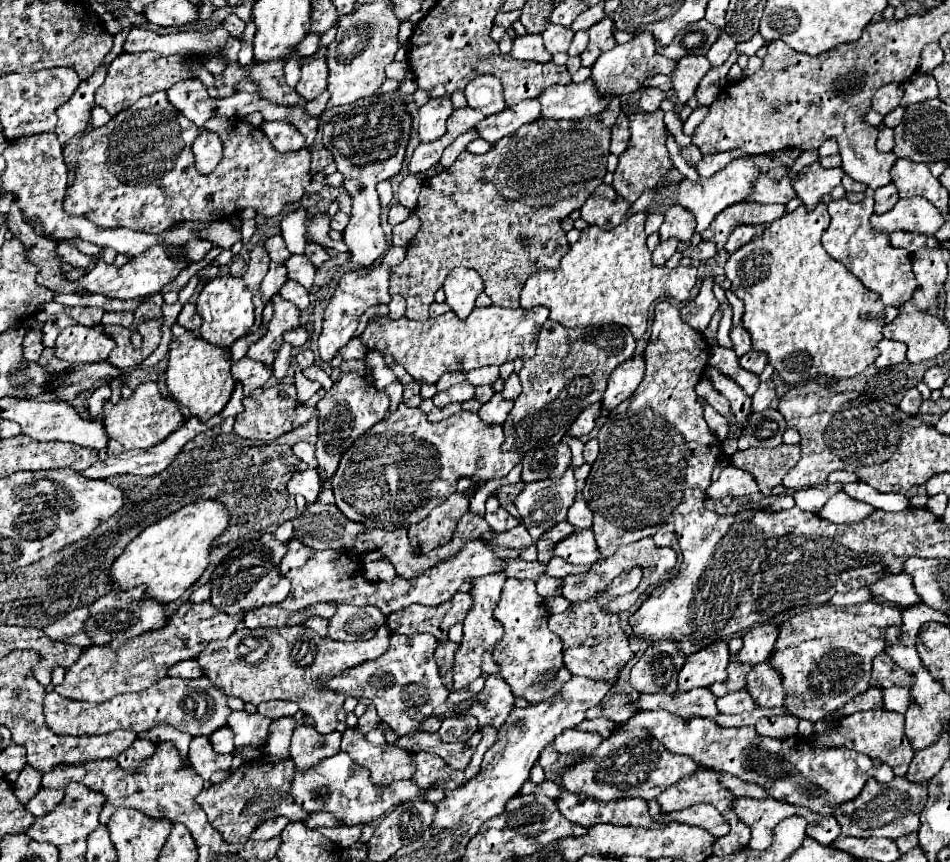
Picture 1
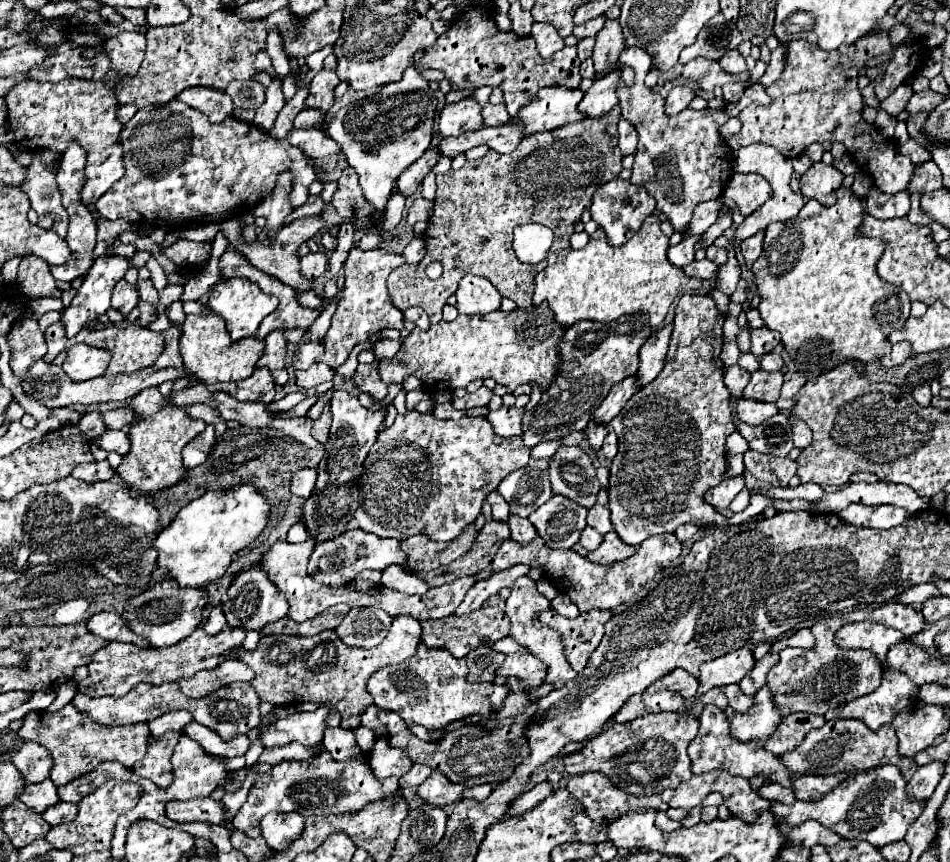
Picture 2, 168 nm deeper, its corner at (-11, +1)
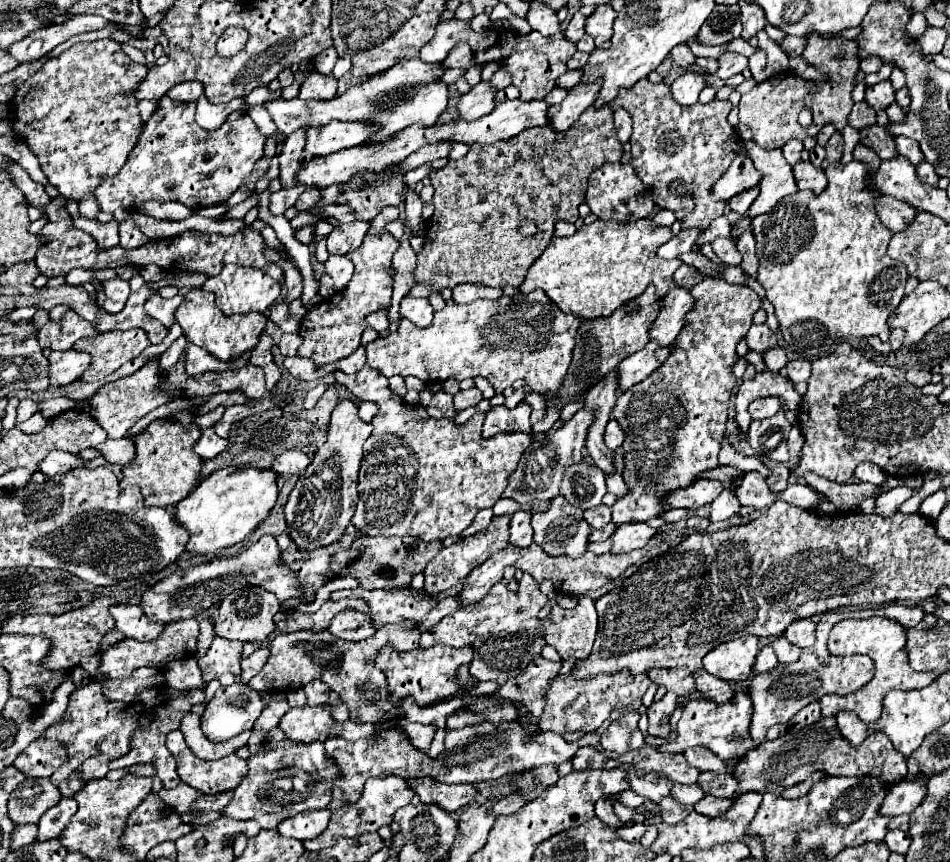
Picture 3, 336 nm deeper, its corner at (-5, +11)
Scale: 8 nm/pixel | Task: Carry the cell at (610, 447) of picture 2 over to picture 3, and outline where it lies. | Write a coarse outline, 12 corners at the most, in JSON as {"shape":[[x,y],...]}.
{"shape":[[614,418],[606,426],[604,442],[610,450],[620,448],[624,430]]}

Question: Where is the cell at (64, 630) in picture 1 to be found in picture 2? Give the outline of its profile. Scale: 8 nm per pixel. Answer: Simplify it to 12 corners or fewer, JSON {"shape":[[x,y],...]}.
{"shape":[[98,612],[84,626],[108,642],[148,646],[120,620],[118,612]]}

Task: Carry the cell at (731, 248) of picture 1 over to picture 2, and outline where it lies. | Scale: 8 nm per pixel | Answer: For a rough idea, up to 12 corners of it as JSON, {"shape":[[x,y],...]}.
{"shape":[[764,232],[746,238],[740,244],[748,268],[762,252]]}

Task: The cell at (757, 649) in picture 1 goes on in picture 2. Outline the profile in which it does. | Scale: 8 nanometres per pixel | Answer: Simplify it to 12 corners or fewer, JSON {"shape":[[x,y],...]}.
{"shape":[[808,628],[772,642],[770,652],[776,654],[788,646],[810,648],[812,634]]}

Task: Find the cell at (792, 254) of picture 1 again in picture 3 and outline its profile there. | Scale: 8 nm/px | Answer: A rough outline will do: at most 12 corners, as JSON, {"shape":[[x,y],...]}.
{"shape":[[858,160],[752,218],[790,360],[888,342],[908,272]]}

